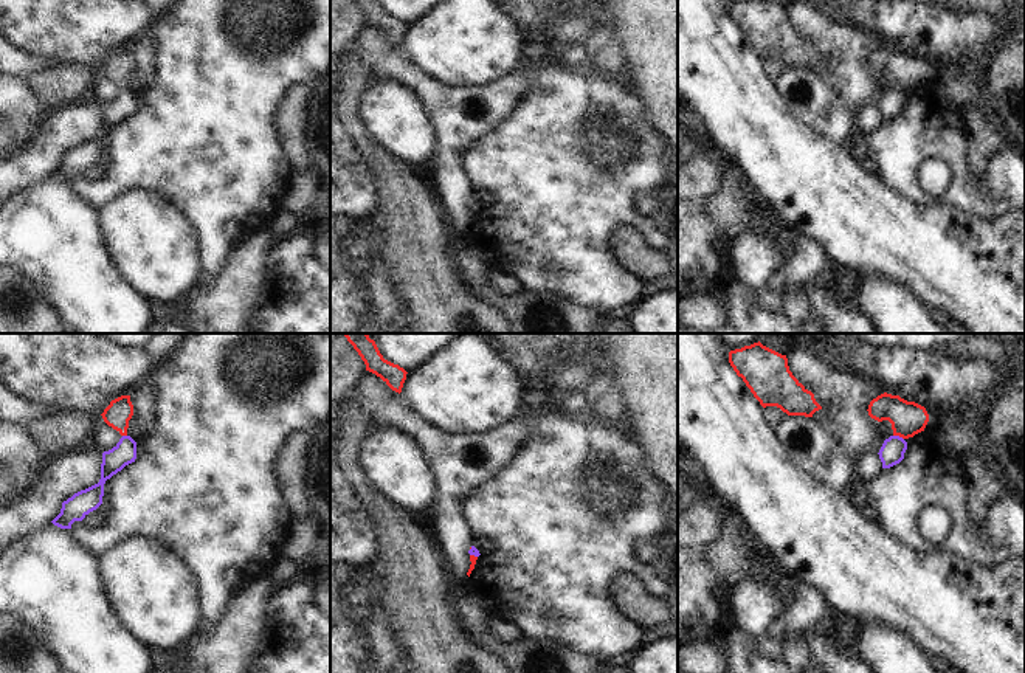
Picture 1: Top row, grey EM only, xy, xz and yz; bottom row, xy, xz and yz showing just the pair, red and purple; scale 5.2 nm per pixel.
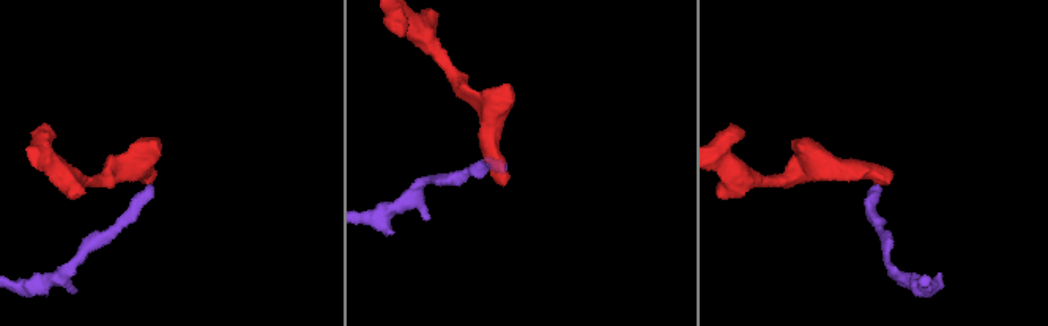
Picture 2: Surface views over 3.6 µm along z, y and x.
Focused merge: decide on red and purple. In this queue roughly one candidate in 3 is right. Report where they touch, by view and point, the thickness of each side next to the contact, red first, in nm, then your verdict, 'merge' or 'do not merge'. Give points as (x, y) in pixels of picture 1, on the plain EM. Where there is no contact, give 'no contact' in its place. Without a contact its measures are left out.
contact yz (898, 87); calibres 180 and 130 nm; do not merge

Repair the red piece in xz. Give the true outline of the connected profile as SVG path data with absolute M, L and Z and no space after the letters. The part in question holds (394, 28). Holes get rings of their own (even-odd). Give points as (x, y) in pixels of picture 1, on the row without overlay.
M354 0L366 17L366 23L380 29L392 43L402 45L406 23L383 11L378 0Z

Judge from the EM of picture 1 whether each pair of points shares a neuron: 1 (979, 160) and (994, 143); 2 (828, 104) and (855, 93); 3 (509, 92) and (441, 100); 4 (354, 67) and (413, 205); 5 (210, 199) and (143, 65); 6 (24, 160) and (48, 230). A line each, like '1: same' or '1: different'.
1: same
2: different
3: same
4: same
5: different
6: different

